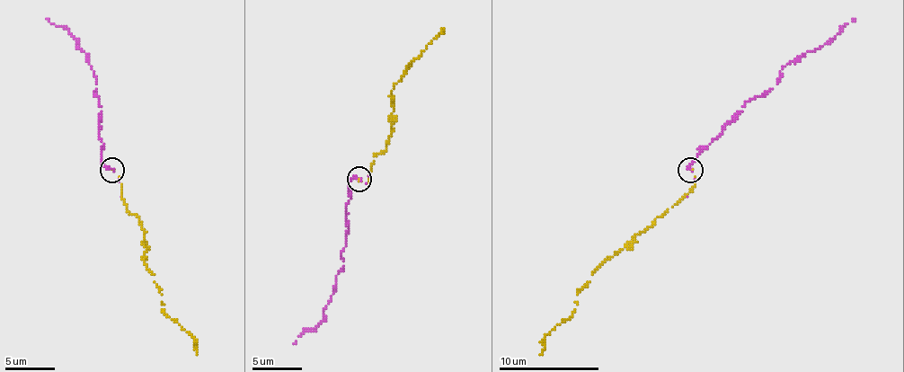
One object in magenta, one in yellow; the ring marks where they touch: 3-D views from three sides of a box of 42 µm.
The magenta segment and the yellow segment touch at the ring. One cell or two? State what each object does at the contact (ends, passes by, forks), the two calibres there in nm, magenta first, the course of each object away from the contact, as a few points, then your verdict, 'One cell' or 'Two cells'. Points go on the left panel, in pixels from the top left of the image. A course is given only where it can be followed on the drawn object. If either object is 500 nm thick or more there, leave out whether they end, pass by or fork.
At the ring magenta passes by. At the ring yellow ends. Thickness 160 nm (magenta) against 90 nm. Course of magenta: (111, 169), (101, 159), (101, 106), (93, 93), (96, 84), (89, 57), (76, 46), (76, 39), (46, 19). Course of yellow: (111, 169), (127, 209), (139, 216), (144, 229), (146, 267), (162, 294), (162, 309), (191, 337), (197, 354). One cell

